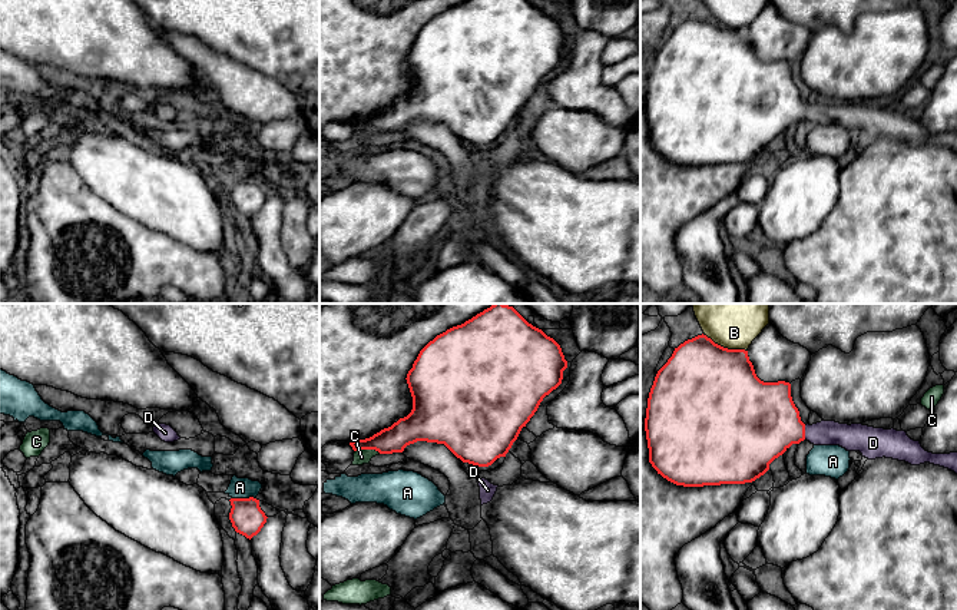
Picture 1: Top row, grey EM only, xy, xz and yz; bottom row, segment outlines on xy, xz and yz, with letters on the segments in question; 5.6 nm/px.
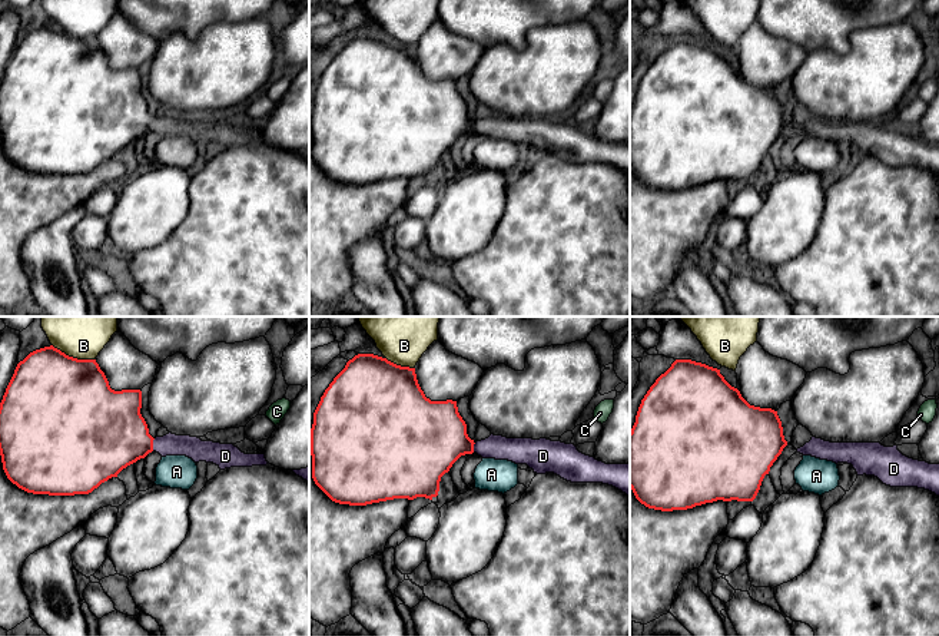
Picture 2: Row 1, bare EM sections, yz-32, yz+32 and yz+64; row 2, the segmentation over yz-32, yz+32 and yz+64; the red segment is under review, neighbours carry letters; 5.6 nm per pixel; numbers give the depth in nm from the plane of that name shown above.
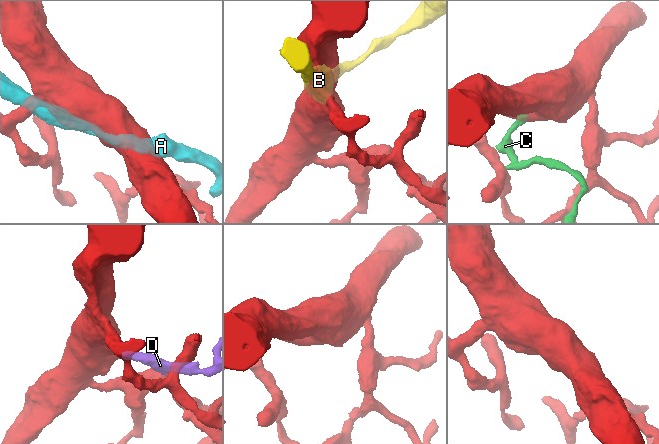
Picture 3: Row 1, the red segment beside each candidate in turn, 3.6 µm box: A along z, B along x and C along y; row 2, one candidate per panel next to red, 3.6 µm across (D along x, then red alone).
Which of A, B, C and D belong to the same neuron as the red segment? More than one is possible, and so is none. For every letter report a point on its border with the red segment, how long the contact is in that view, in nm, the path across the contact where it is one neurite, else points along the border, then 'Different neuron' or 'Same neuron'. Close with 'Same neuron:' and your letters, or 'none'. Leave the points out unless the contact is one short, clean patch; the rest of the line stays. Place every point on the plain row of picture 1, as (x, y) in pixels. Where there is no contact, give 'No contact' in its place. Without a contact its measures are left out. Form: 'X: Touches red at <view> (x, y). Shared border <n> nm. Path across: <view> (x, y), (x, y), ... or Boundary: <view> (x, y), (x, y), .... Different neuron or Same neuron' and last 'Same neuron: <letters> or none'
A: Touches red at xy (242, 178). Shared border 130 nm. Different neuron
B: Touches red at yz (725, 27). Shared border 260 nm. Different neuron
C: Touches red at xz (368, 128). Shared border 140 nm. Different neuron
D: Touches red at yz (804, 112). Shared border 80 nm. Path across: yz (761, 100), (804, 112), (827, 112). Same neuron
Same neuron: D

